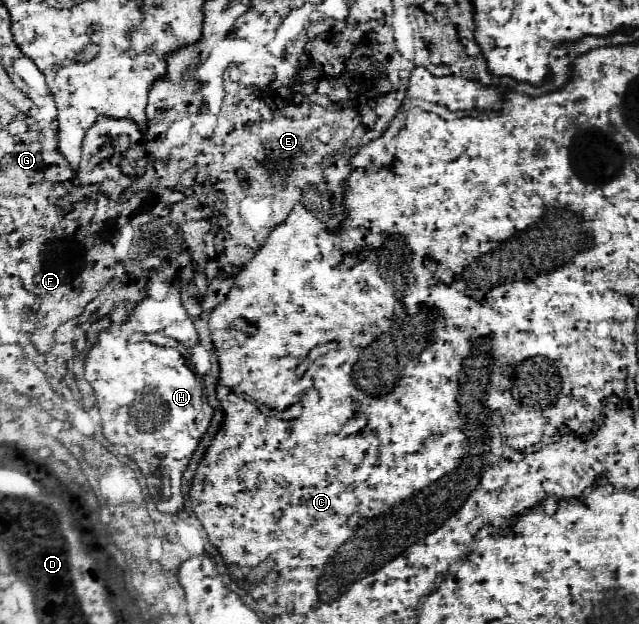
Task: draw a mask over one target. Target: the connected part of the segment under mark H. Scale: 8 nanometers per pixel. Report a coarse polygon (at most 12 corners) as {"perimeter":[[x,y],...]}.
{"perimeter":[[173,279],[85,357],[113,445],[167,467],[157,509],[183,507],[181,477],[213,407],[189,359],[133,341],[199,341]]}

